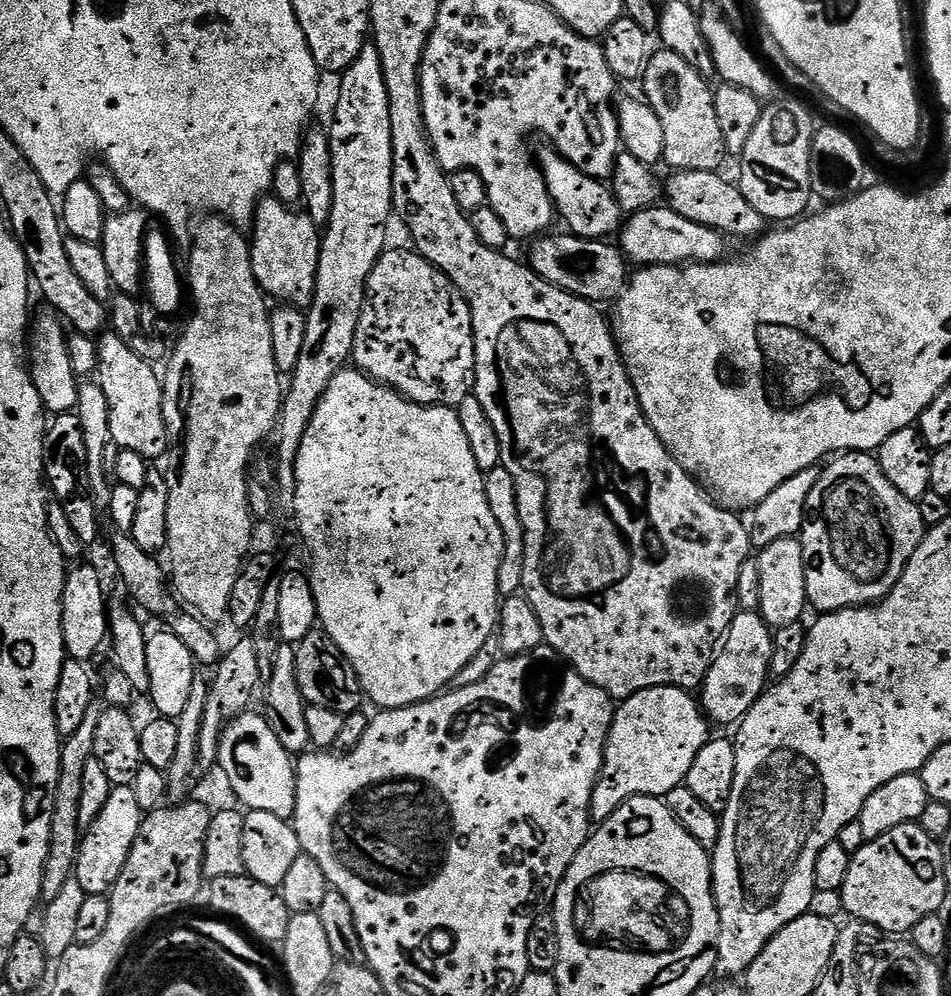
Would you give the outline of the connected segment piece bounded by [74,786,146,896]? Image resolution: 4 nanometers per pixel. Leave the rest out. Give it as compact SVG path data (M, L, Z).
M131 786L113 787L110 798L106 798L106 806L102 806L102 814L94 818L80 841L74 879L87 895L102 896L111 893L114 882L118 882L118 874L122 874L122 866L126 866L126 858L130 858L134 838L138 838L138 830L145 815L144 809L138 806L138 798L134 798Z

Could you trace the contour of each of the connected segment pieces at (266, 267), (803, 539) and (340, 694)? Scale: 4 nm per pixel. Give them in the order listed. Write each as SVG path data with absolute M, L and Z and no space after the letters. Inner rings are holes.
M269 194L256 205L251 228L252 269L254 278L260 283L260 291L265 297L288 306L311 304L316 289L322 232L308 217L307 211L297 210L293 205L284 204L275 195Z
M845 452L821 471L810 498L806 498L804 525L798 537L806 570L806 594L817 613L837 612L843 608L872 606L894 590L902 578L914 550L924 541L926 525L920 505L906 498L882 474L879 459L867 452Z
M313 630L295 645L296 650L296 677L298 686L302 690L304 703L322 706L325 710L334 710L338 714L347 716L349 712L361 711L366 697L360 687L360 679L350 666L346 654L338 650L334 638L330 638L322 630Z

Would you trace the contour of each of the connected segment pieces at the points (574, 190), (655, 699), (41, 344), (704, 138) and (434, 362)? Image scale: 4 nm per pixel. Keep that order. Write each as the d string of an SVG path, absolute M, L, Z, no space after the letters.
M547 146L538 152L538 167L550 190L552 203L556 205L559 219L568 223L567 231L584 240L604 240L611 234L619 233L622 227L622 213L611 187L603 179L587 176L575 168L555 147Z
M667 684L658 686L657 688L647 688L638 694L629 696L616 708L616 717L612 719L612 725L608 731L608 741L604 747L604 768L600 772L600 777L596 783L596 789L592 795L592 810L590 813L591 819L596 822L603 822L611 818L613 814L626 803L631 796L655 796L657 798L667 797L670 790L681 787L687 781L690 774L690 766L694 766L694 758L698 758L698 750L702 750L702 746L708 743L710 739L710 721L697 697L693 695L689 689L674 688Z
M40 306L30 316L30 331L26 336L26 363L32 373L34 390L38 390L38 398L42 398L45 409L49 413L72 412L78 402L78 377L70 366L66 328L62 318L53 309Z
M667 50L653 51L650 62L644 71L642 87L643 99L658 114L658 122L662 122L662 138L664 139L663 163L669 164L669 169L678 172L693 172L702 170L703 172L715 172L723 169L724 160L728 156L728 151L722 138L722 129L718 126L718 114L714 110L714 88L713 85L686 58L682 58L677 52Z
M396 246L396 249L386 250L378 258L374 270L368 279L368 290L364 293L364 309L358 322L356 331L356 341L352 347L352 360L359 371L369 375L373 380L395 388L400 395L411 400L413 404L426 404L429 406L443 406L455 409L467 396L473 395L476 386L476 343L472 333L472 311L466 302L466 298L456 289L454 282L446 275L442 274L433 266L425 256L421 256L415 250L409 250L404 246Z

